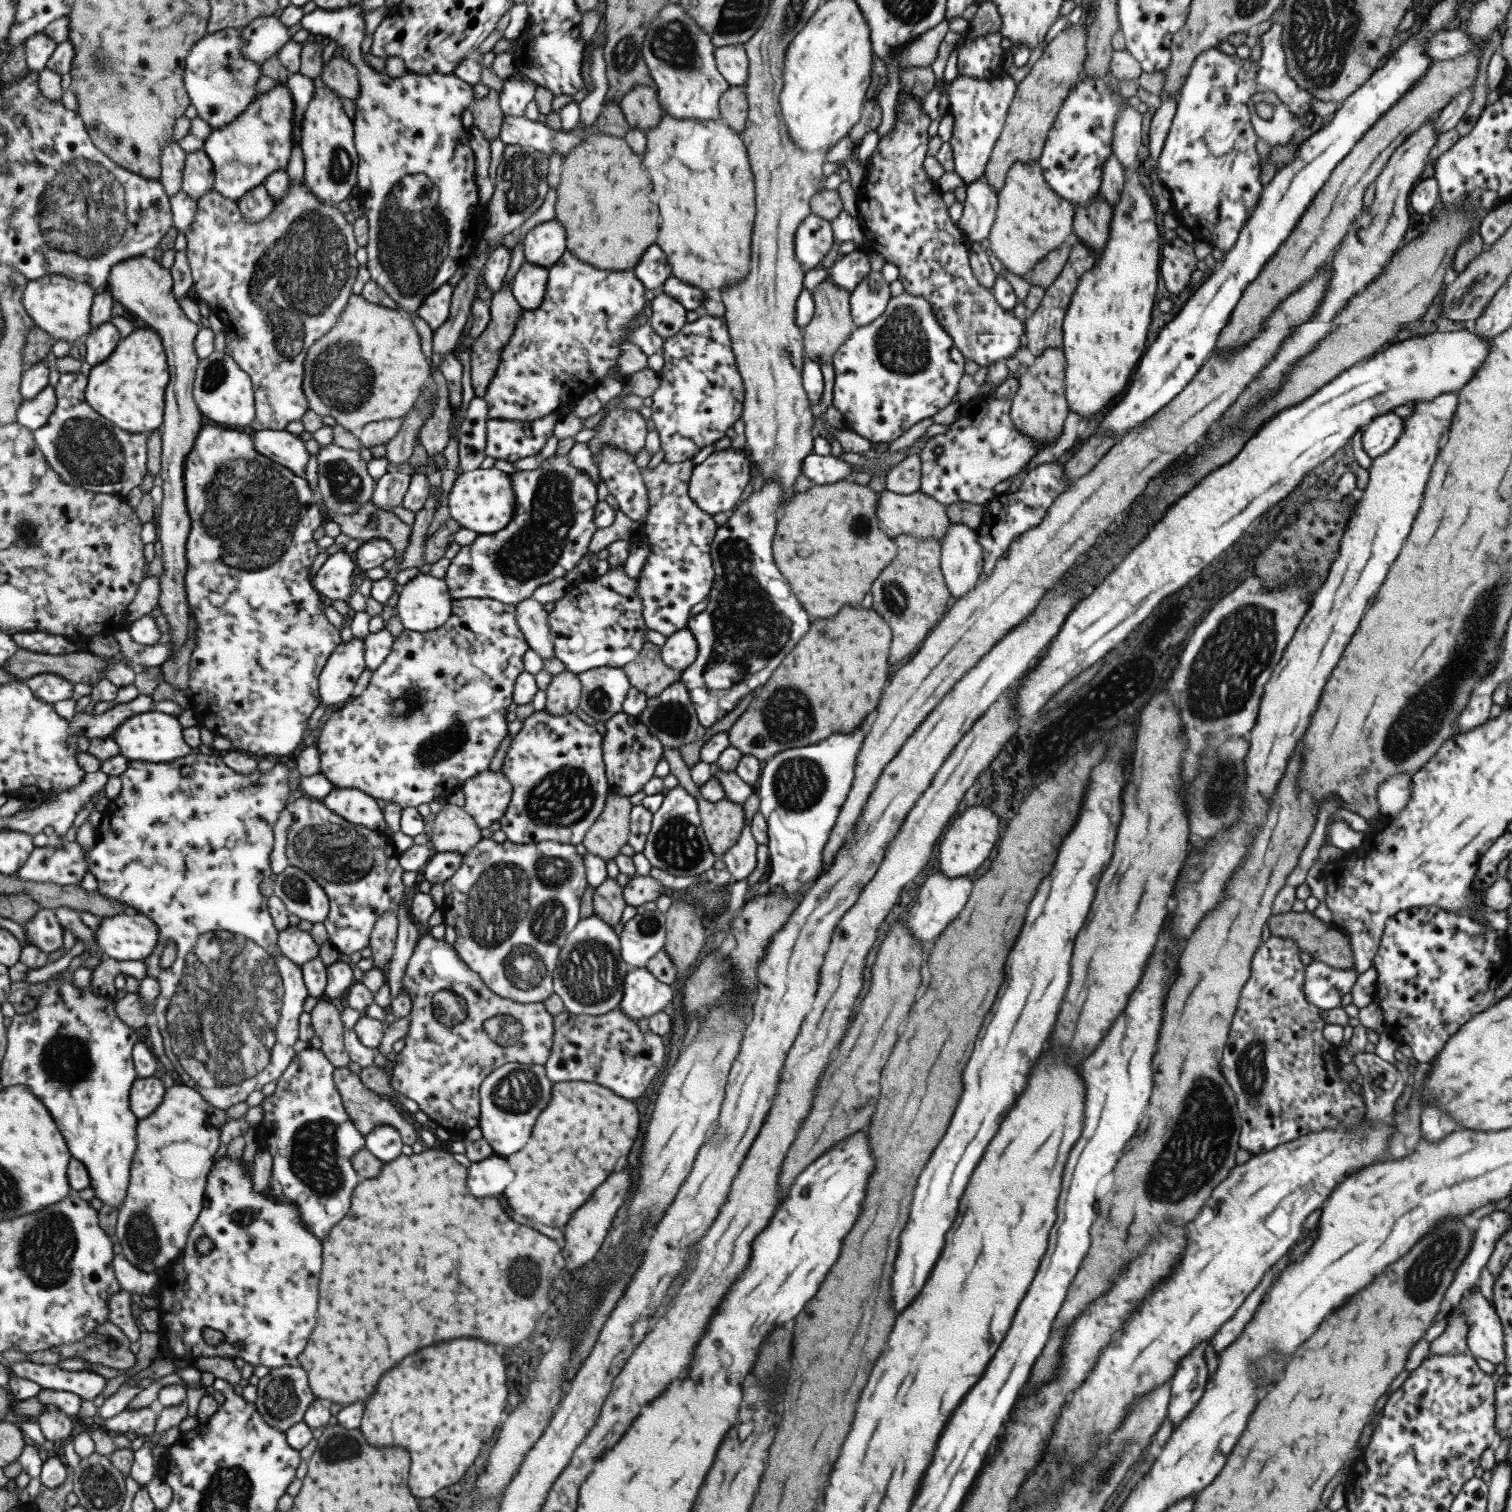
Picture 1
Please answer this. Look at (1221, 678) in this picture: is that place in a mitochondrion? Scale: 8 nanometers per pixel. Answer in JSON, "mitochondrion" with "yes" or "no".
{"mitochondrion":"yes"}

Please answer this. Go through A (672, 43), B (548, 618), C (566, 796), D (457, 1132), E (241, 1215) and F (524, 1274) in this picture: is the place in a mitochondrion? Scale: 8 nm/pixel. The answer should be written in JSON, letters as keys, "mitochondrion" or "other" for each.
{"A":"mitochondrion","B":"other","C":"mitochondrion","D":"other","E":"mitochondrion","F":"mitochondrion"}

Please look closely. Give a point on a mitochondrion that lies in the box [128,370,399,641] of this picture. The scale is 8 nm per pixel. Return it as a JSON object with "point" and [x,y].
{"point":[253,511]}

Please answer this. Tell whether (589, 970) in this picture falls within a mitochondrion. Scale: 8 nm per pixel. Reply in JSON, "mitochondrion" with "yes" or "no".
{"mitochondrion":"yes"}

